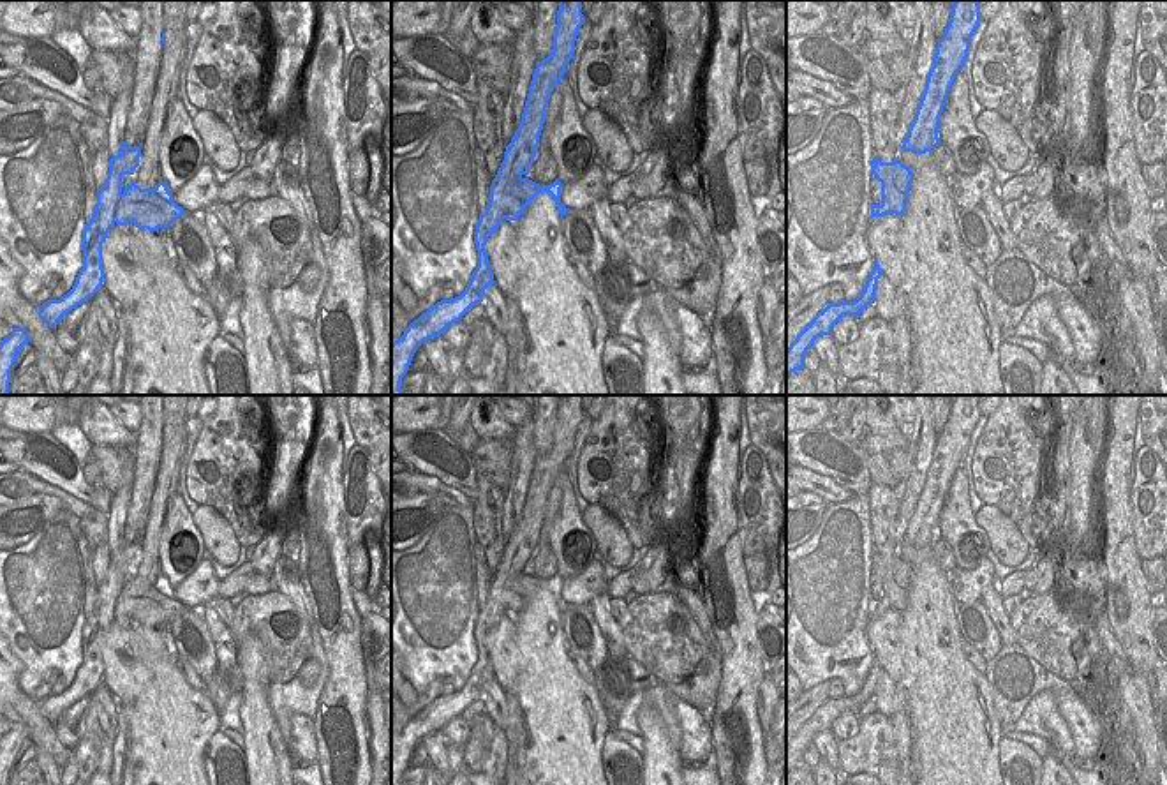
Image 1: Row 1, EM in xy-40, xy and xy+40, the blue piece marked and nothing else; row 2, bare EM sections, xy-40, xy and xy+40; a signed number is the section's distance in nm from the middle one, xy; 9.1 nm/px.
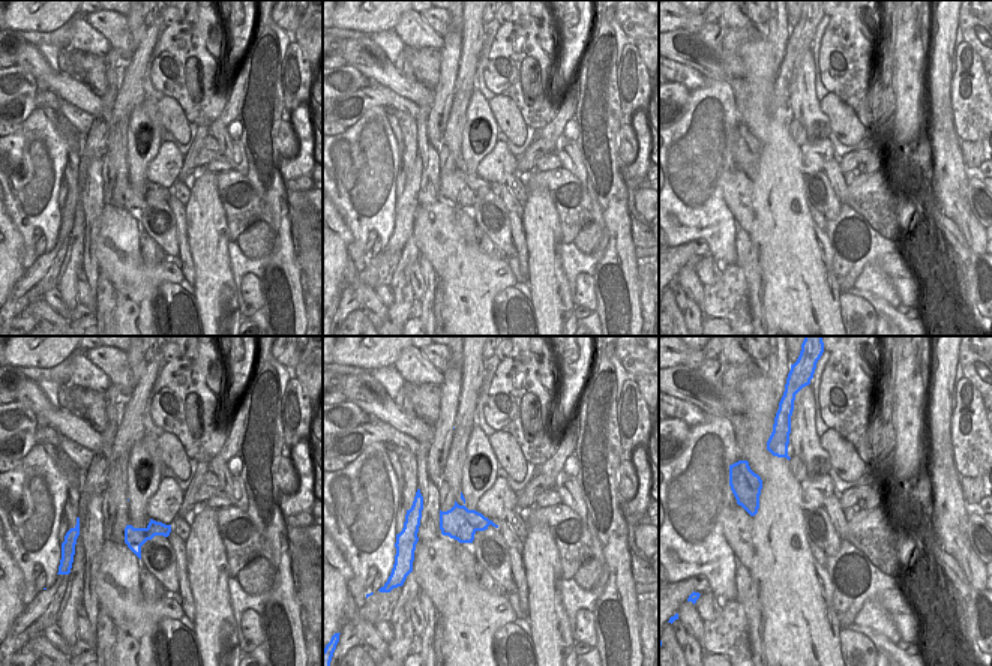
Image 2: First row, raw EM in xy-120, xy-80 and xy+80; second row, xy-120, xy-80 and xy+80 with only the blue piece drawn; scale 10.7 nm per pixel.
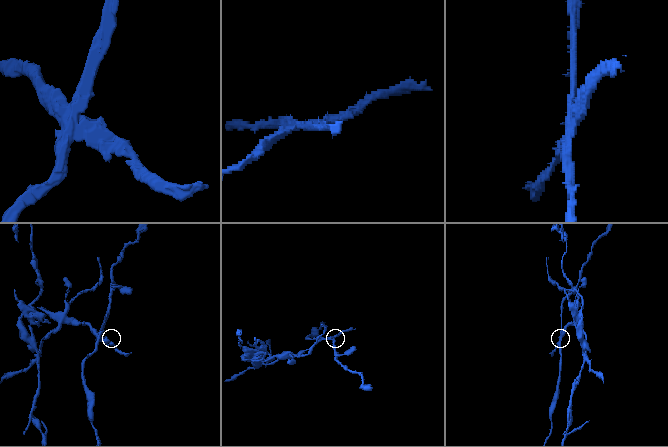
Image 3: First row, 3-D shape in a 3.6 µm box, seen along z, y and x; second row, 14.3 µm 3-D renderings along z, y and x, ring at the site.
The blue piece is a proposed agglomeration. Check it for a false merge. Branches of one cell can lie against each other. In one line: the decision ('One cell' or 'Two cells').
Two cells

